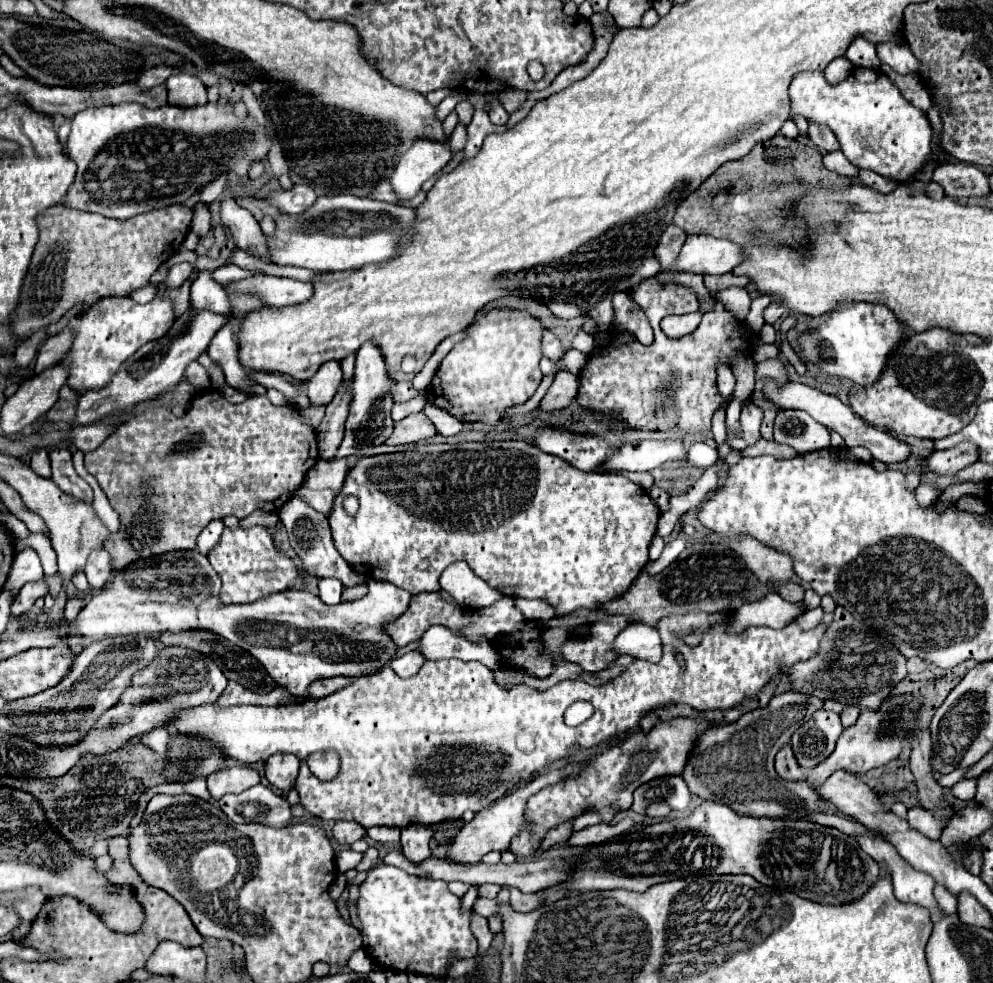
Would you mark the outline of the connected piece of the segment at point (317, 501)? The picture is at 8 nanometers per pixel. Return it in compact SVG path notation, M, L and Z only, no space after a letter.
M302 486L302 488L298 488L298 496L302 500L306 500L306 504L316 508L316 512L326 516L328 512L332 512L332 500L336 498L336 492L330 490L330 488L326 488L326 490L310 490L310 488Z

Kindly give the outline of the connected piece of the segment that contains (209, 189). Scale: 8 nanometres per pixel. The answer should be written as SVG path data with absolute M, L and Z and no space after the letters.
M222 172L222 174L219 174L216 177L216 180L214 182L210 182L210 184L207 184L200 192L200 202L209 205L222 194L227 184L227 174L226 172Z

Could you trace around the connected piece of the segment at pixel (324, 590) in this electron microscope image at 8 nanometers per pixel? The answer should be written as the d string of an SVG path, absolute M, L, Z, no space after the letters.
M328 578L328 580L320 580L318 582L318 588L320 588L320 594L318 598L324 602L324 604L340 604L340 594L342 594L342 584L340 580L334 580L334 578Z

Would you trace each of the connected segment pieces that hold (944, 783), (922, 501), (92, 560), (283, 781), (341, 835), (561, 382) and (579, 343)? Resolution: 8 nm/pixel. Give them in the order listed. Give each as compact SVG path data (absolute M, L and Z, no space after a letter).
M962 768L962 770L954 770L954 772L946 774L946 776L940 776L938 784L940 784L942 788L952 788L958 780L962 780L962 776L964 776L964 772L966 772L966 770L968 770L968 768Z
M936 482L920 483L915 490L916 499L921 506L929 506L933 504L943 493L944 489L941 488Z
M102 548L100 550L92 550L90 556L88 556L84 572L88 576L90 586L100 590L110 580L110 576L112 576L112 558Z
M276 754L272 756L272 760L266 760L266 778L272 786L288 794L296 784L298 766L300 766L300 760L296 756Z
M338 820L332 828L332 834L336 838L336 842L340 842L342 846L350 846L356 840L366 836L366 830L360 828L360 824L356 824L354 820Z
M560 370L556 374L550 390L546 392L544 400L540 402L540 408L544 412L568 408L568 404L576 398L576 392L578 392L578 376L574 376L572 372Z
M580 331L572 341L572 348L590 354L593 351L593 335Z

